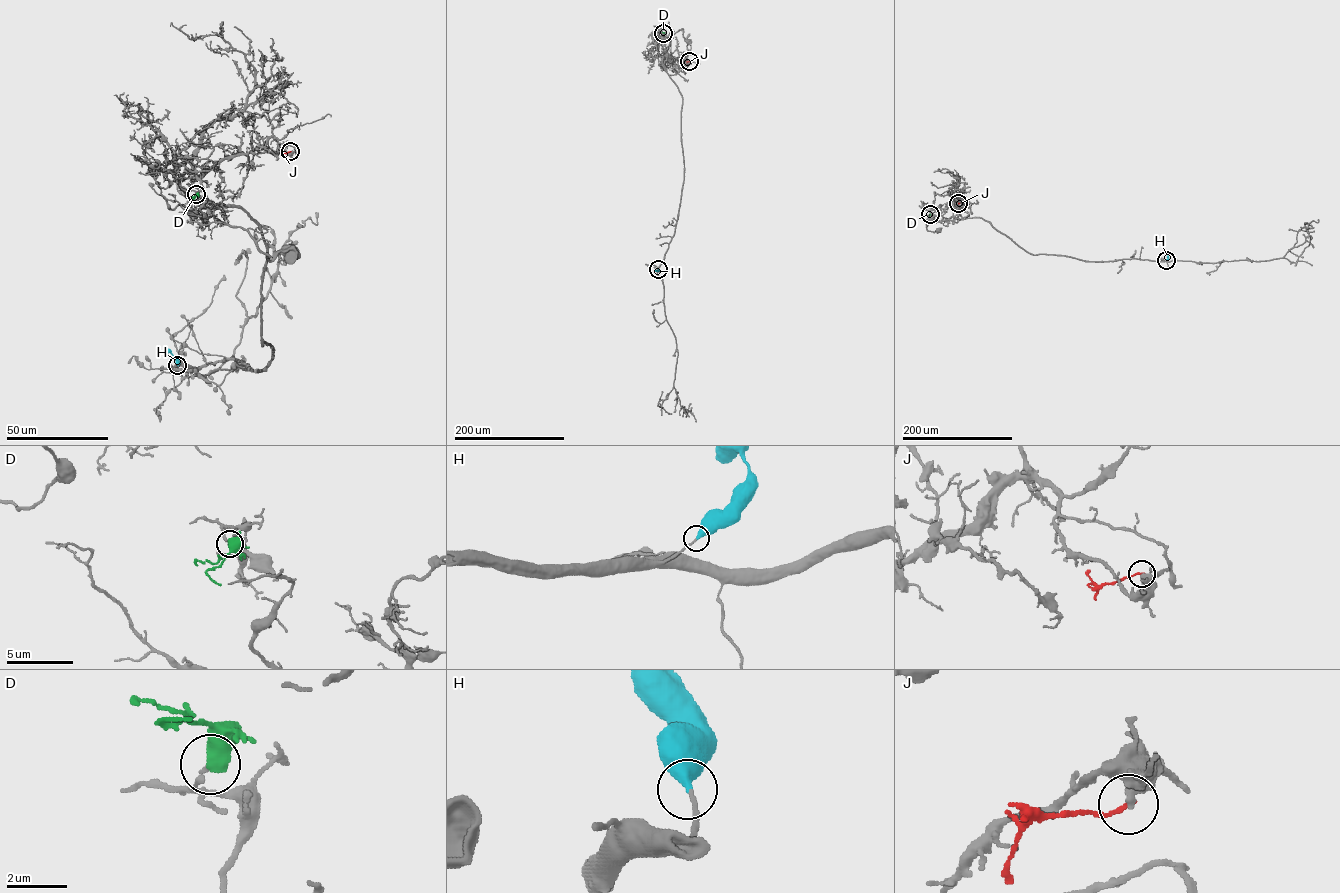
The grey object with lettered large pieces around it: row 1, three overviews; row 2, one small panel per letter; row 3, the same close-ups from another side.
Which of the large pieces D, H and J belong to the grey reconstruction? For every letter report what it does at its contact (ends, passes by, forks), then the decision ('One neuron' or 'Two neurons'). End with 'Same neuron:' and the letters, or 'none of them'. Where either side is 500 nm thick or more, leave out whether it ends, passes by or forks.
D: Two neurons
H: It ends there. One neuron
J: It ends there. Two neurons
Same neuron: H

